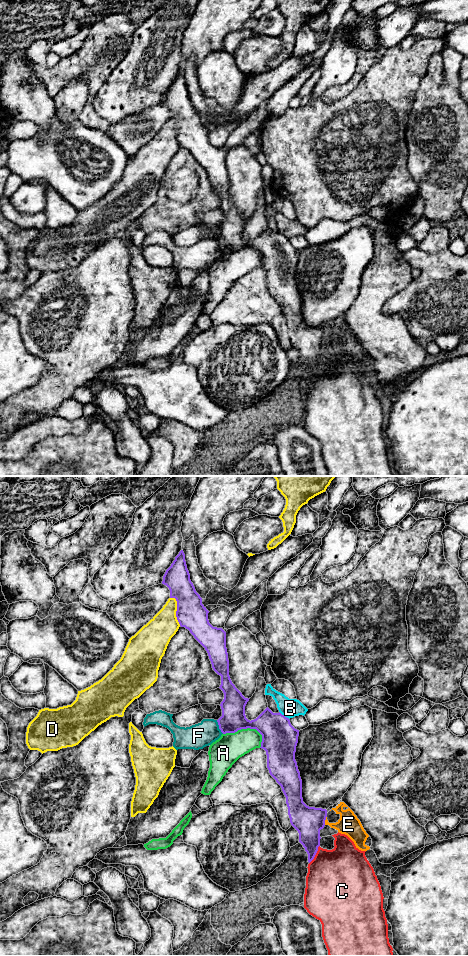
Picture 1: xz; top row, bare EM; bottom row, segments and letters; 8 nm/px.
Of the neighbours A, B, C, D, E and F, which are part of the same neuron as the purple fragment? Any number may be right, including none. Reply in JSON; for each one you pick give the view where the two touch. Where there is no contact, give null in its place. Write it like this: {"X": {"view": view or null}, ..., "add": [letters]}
{"add": []}

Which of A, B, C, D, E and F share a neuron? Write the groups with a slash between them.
A / B E / C / D / F

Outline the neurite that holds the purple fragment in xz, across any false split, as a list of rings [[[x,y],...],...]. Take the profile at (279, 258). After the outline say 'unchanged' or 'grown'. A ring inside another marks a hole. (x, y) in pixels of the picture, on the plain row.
[[[183,70],[175,77],[171,86],[166,90],[162,104],[170,110],[170,118],[177,121],[176,137],[181,147],[190,151],[194,158],[205,168],[212,184],[213,190],[221,196],[220,209],[224,213],[224,219],[220,226],[222,236],[217,240],[219,249],[223,254],[235,253],[241,249],[256,249],[262,255],[261,267],[266,271],[267,288],[270,295],[281,306],[286,317],[288,335],[291,345],[299,353],[299,362],[305,368],[310,383],[320,366],[320,350],[325,346],[327,330],[309,327],[303,322],[302,300],[295,280],[296,266],[298,263],[299,250],[295,249],[289,238],[279,233],[273,233],[268,227],[254,240],[248,240],[245,235],[245,226],[249,221],[235,207],[229,196],[229,180],[226,168],[226,152],[222,148],[213,147],[208,140],[209,131],[202,124],[202,118],[196,112],[190,100]]]; unchanged

